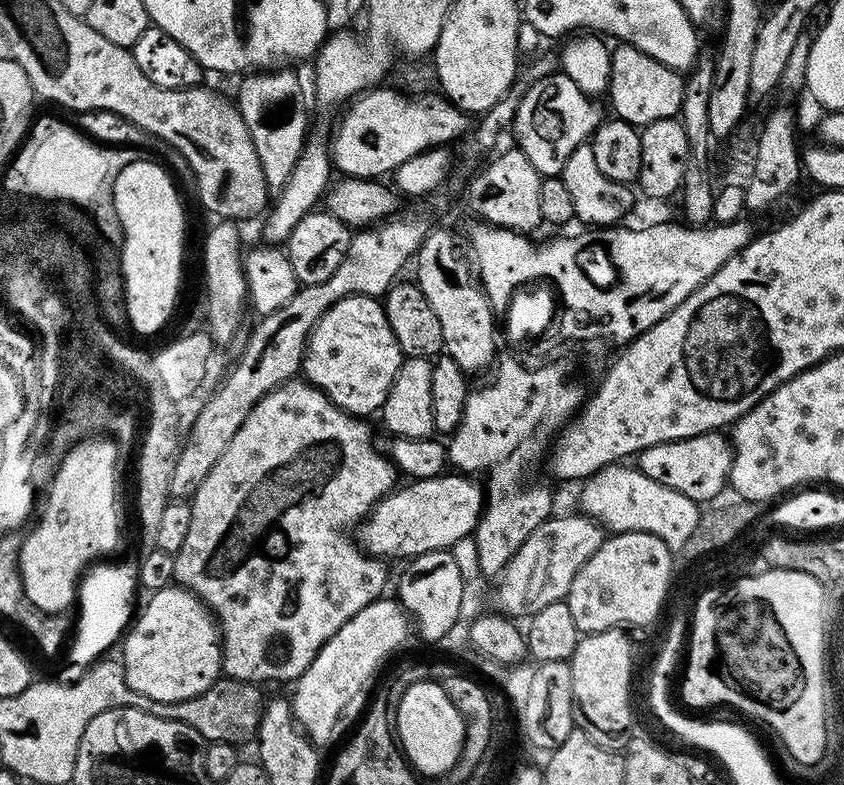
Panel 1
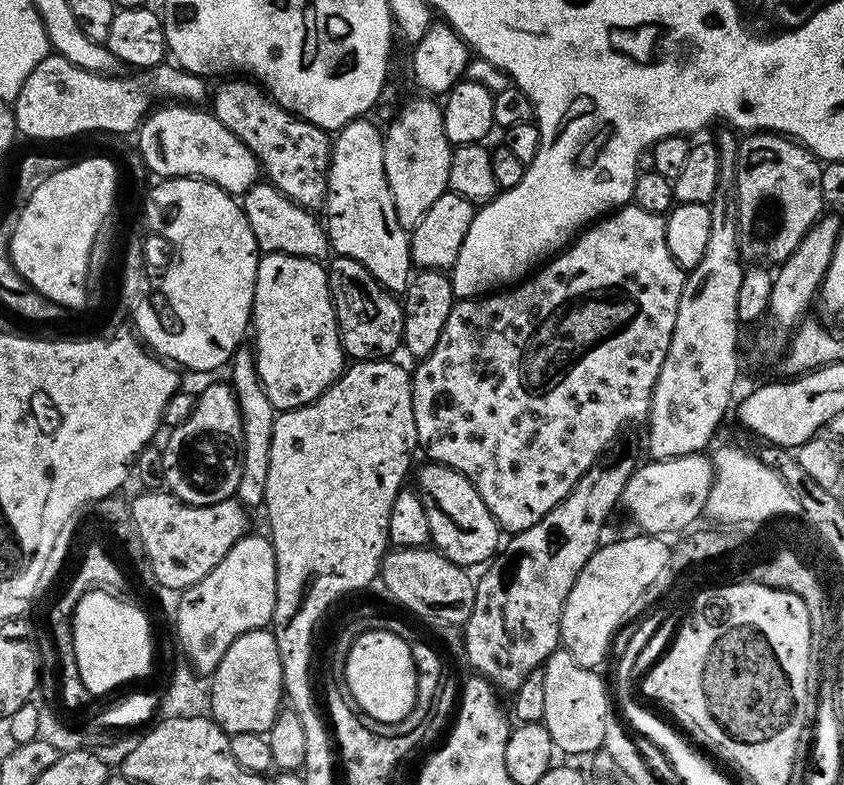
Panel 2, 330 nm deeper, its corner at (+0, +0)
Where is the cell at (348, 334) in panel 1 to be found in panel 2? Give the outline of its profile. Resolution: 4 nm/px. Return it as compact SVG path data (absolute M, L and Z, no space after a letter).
M265 252L258 262L258 274L254 282L251 327L256 328L254 353L257 373L260 375L266 398L280 412L291 412L320 397L344 372L346 357L340 341L340 327L332 305L328 285L328 269L321 261L298 258L290 254Z

